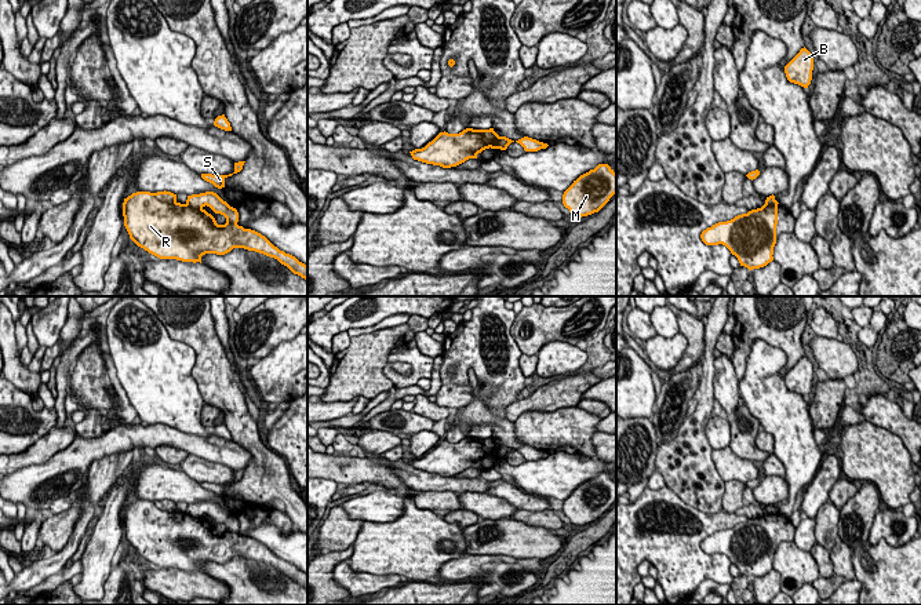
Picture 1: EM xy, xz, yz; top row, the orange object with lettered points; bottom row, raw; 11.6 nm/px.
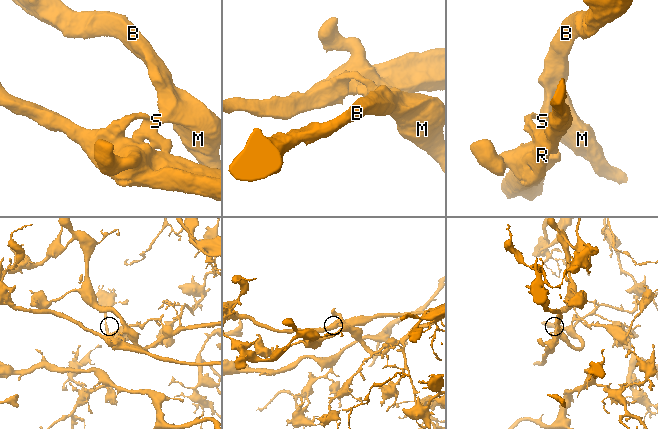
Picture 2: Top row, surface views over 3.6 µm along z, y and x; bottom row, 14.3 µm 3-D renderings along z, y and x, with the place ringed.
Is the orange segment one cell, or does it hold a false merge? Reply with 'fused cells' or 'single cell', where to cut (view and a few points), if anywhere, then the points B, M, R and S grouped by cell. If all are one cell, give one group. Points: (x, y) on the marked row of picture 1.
fused cells; cut in xy along (153, 193), (160, 200), (175, 201); B M S / R

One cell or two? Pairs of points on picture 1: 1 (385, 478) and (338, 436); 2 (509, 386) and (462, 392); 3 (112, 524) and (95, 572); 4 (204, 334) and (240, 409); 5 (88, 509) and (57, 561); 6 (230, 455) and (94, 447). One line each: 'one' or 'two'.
1: two
2: two
3: one
4: one
5: one
6: one

